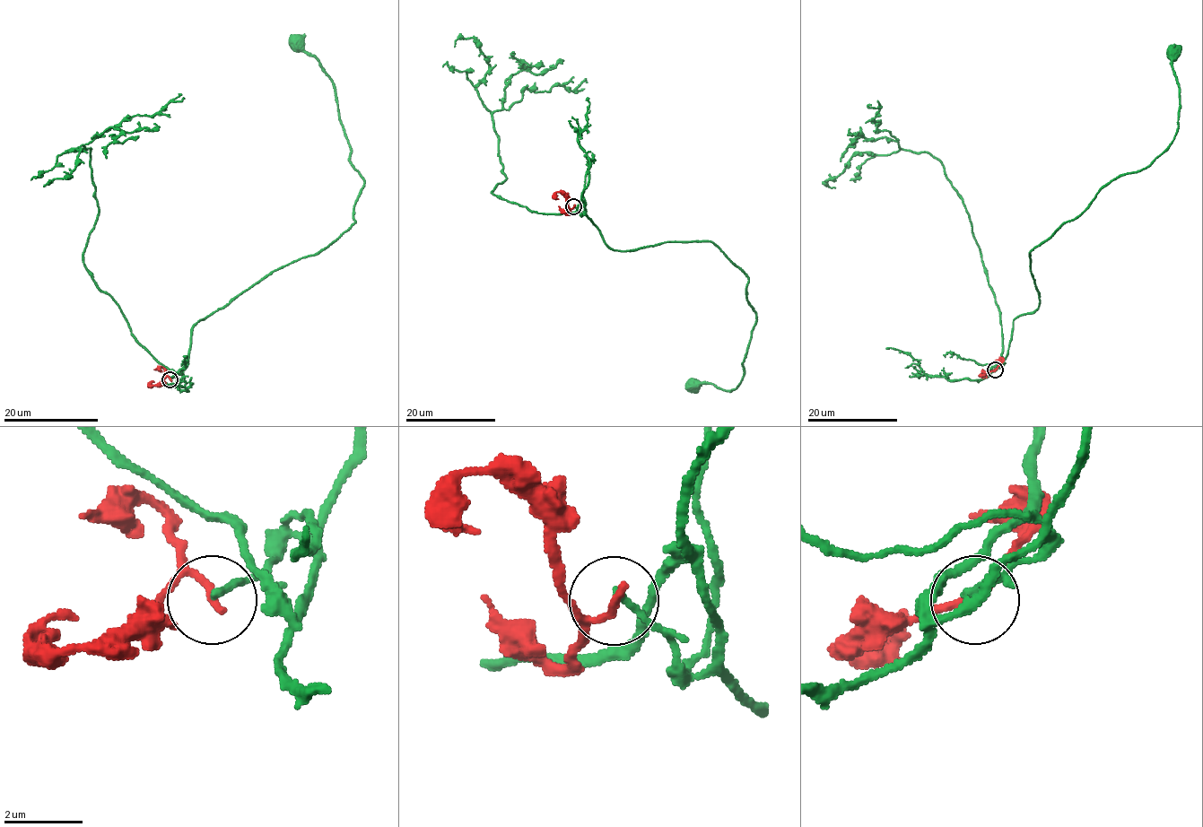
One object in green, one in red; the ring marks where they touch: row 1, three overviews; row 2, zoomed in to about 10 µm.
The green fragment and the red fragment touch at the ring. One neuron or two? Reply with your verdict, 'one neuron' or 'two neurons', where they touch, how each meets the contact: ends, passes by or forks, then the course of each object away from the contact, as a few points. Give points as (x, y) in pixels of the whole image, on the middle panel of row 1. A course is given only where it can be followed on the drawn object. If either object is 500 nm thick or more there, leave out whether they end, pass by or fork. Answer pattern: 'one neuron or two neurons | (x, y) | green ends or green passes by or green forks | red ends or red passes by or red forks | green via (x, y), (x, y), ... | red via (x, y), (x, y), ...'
two neurons | (573, 206) | green passes by | red ends | green via (573, 205), (611, 248), (710, 241), (749, 280), (746, 300), (755, 321), (744, 377), (728, 390), (695, 383) | red via (573, 207), (570, 208), (565, 196), (556, 192), (555, 196), (559, 199)

